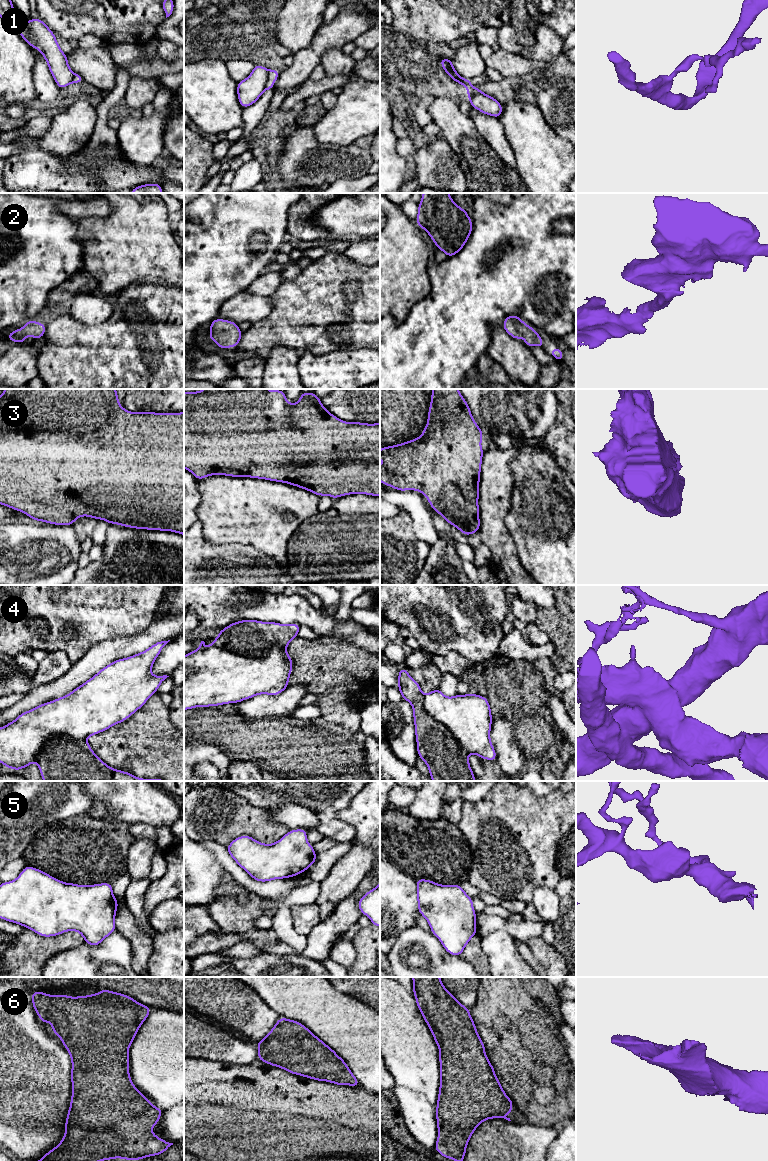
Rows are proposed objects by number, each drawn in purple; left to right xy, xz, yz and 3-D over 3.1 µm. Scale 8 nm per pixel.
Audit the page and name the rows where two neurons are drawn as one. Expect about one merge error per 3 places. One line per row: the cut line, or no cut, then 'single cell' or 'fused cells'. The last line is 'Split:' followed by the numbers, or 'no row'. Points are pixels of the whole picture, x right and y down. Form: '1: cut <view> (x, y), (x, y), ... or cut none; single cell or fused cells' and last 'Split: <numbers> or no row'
1: cut xz (269, 71), (265, 88); fused cells
2: cut none; single cell
3: cut none; single cell
4: cut xz (211, 644), (257, 657), (263, 657), (273, 644), (285, 648); fused cells
5: cut none; single cell
6: cut none; single cell
Split: 1, 4

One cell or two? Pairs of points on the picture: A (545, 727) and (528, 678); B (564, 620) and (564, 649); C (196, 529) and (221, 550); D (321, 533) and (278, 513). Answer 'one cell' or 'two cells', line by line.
A: one cell
B: one cell
C: one cell
D: two cells

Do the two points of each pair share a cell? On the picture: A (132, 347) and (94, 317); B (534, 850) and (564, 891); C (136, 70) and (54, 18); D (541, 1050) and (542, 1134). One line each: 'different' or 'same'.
A: different
B: different
C: different
D: different

